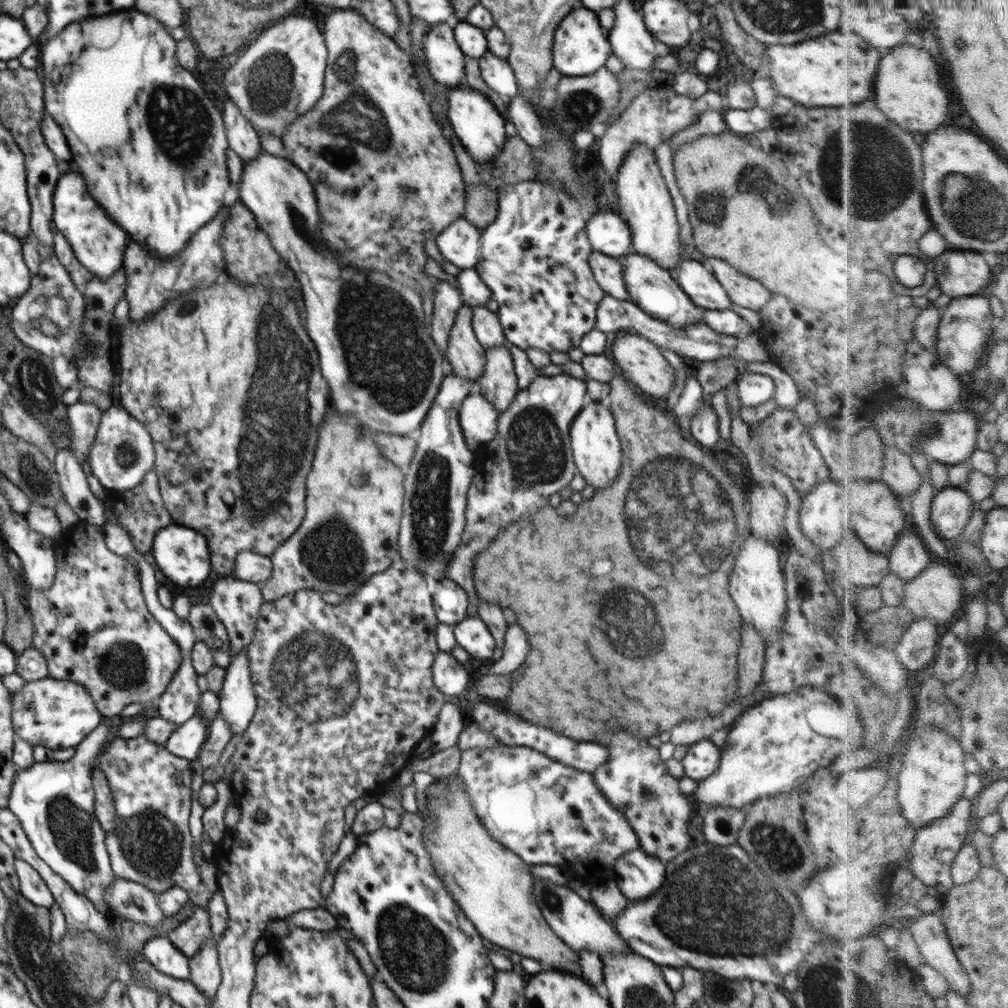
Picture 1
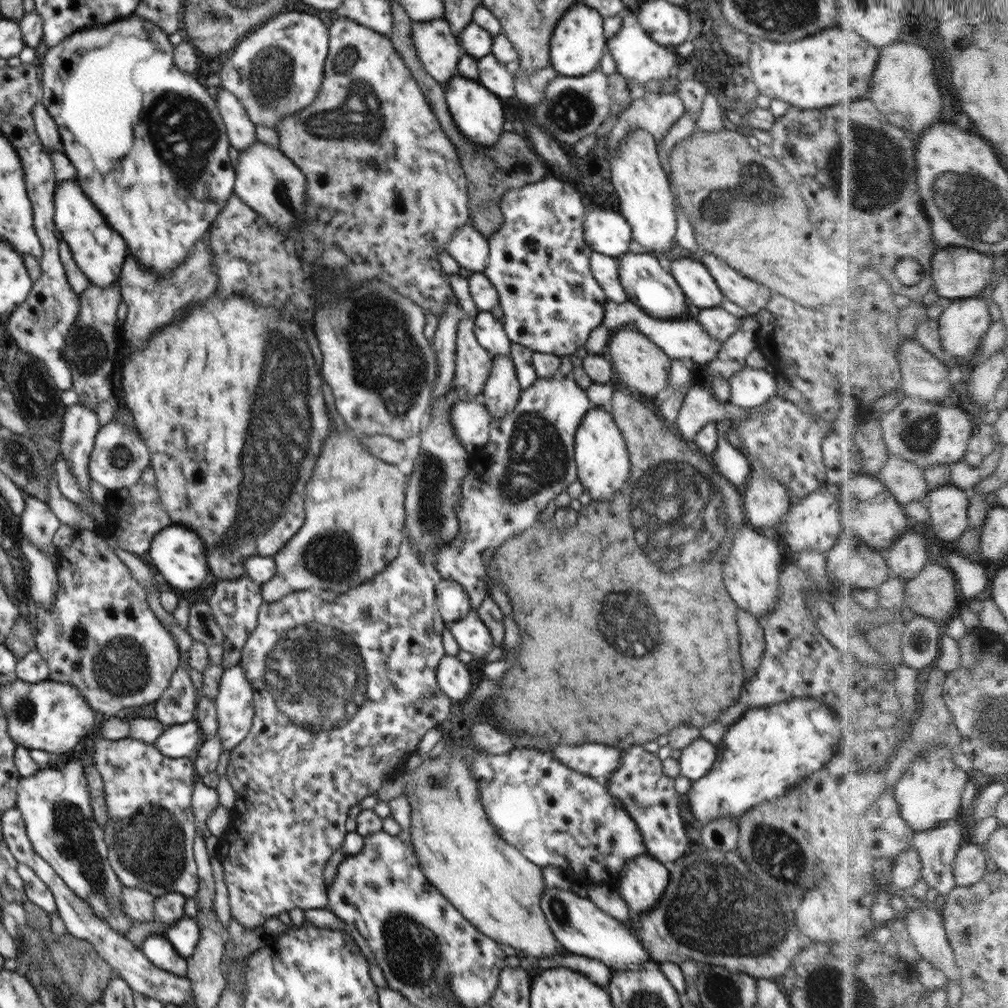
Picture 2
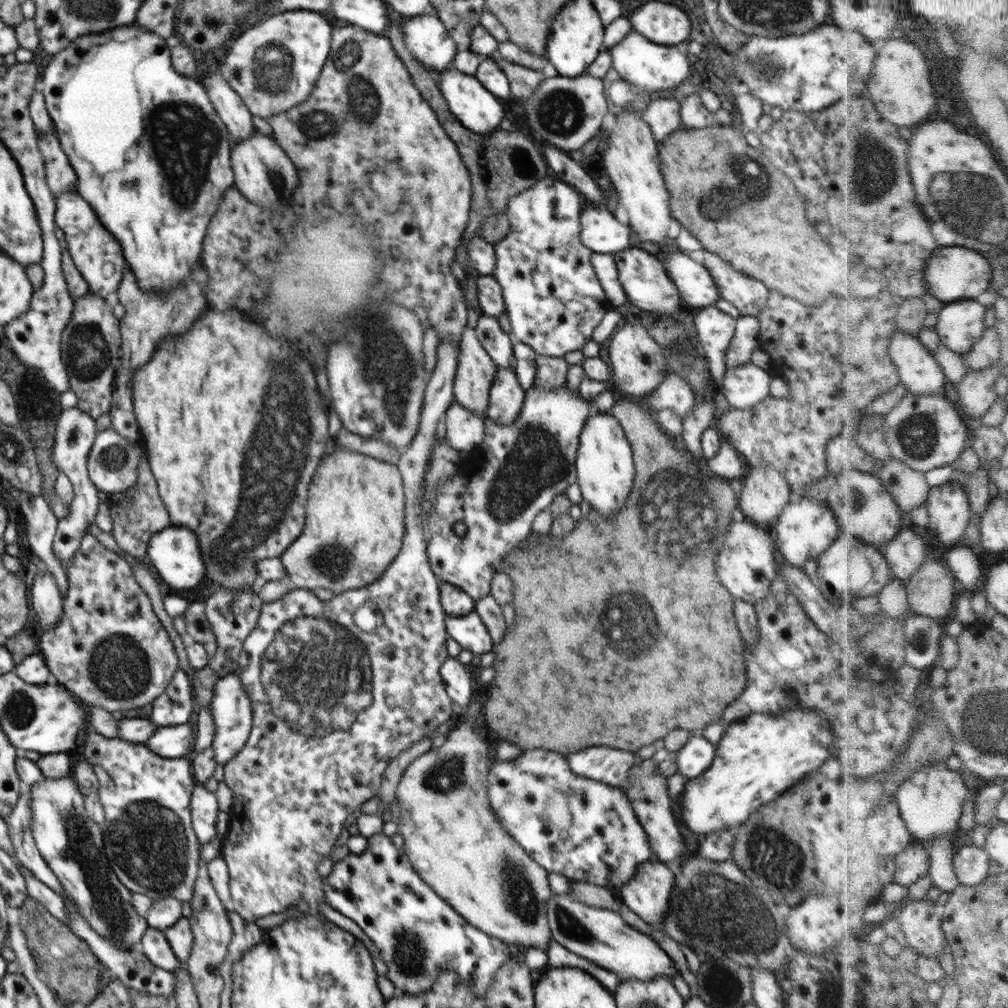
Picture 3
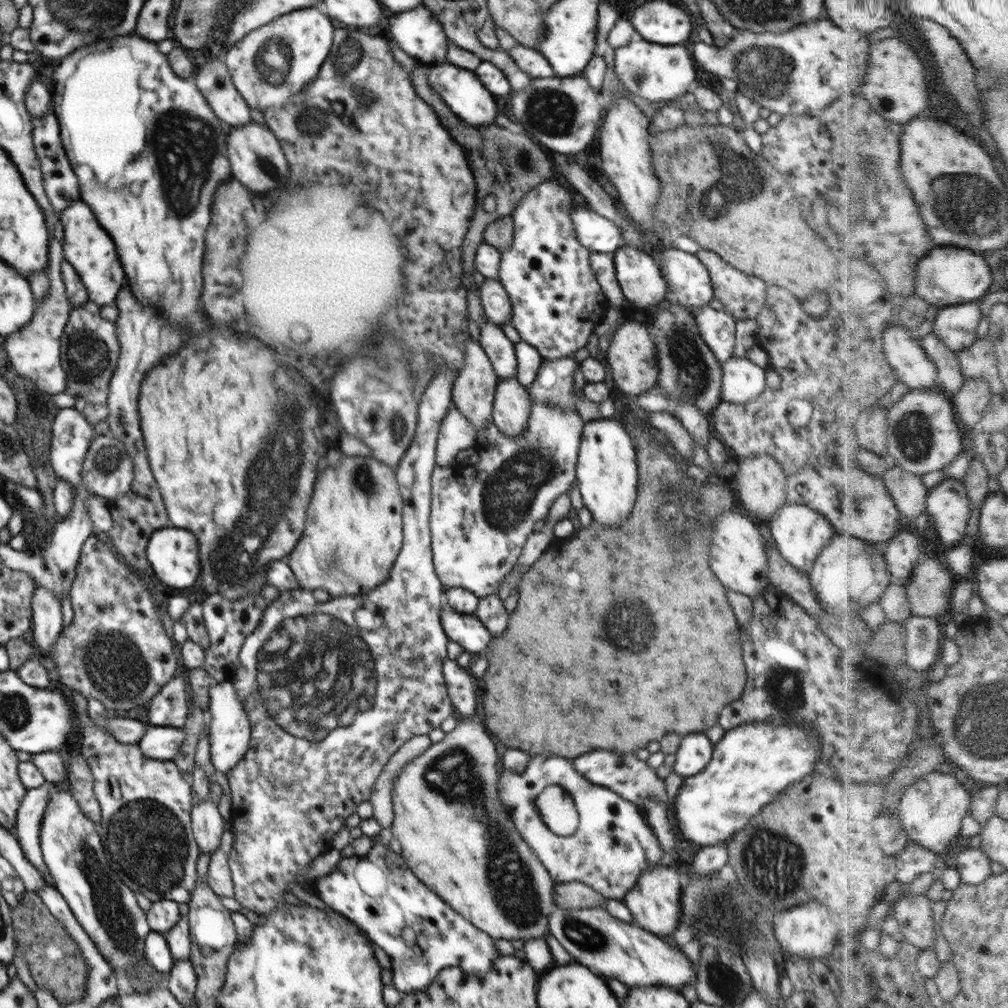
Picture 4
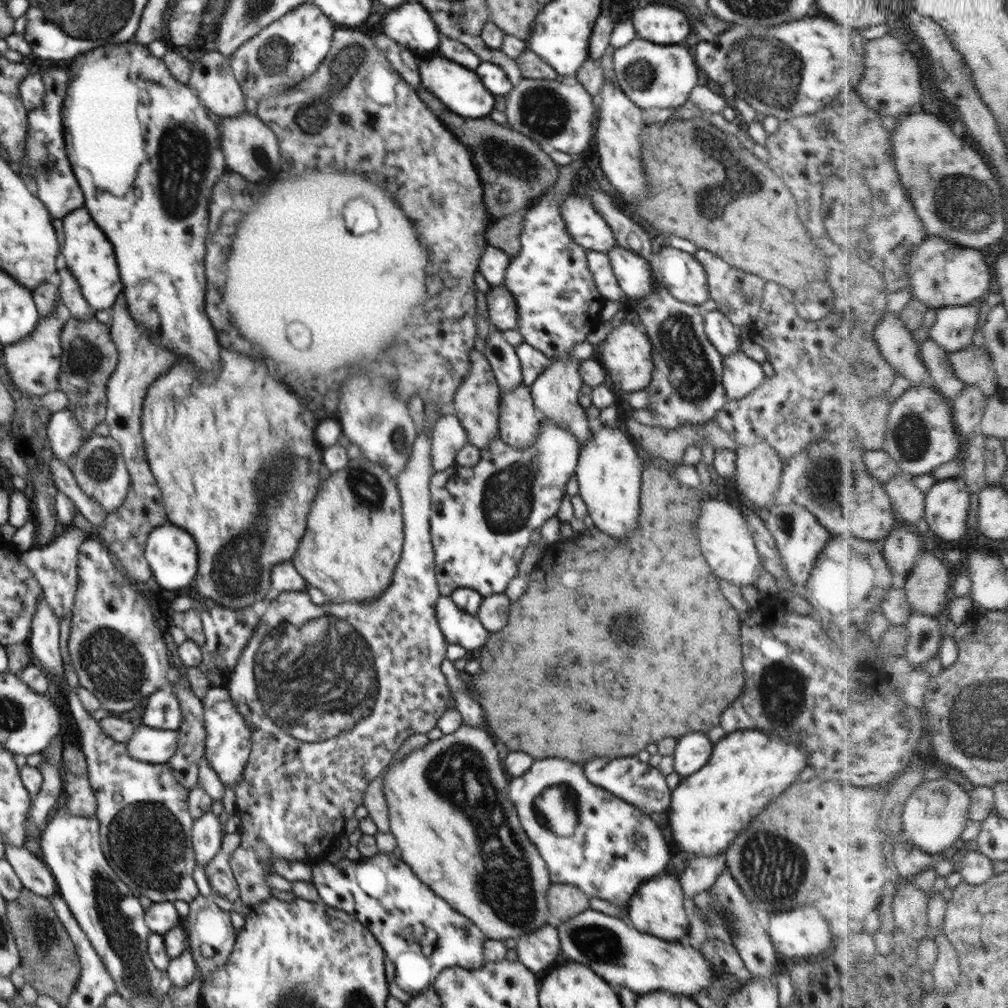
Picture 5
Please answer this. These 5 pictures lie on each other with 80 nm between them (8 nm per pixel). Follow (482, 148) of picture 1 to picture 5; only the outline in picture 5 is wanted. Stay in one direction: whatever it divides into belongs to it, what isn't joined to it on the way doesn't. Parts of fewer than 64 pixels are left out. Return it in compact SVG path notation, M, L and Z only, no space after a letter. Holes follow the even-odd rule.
M441 53L418 57L419 74L423 88L429 90L436 98L440 99L454 114L464 116L465 119L481 119L490 116L494 110L494 95L484 86L481 78L475 71L460 66L458 63L447 59Z

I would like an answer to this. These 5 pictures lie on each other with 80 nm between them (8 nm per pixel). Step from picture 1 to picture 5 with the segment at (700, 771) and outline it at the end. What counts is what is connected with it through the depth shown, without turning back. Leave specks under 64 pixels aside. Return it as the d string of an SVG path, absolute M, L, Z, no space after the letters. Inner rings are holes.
M690 732L678 740L674 756L674 772L681 777L687 777L698 772L710 760L713 742L706 738L706 734Z

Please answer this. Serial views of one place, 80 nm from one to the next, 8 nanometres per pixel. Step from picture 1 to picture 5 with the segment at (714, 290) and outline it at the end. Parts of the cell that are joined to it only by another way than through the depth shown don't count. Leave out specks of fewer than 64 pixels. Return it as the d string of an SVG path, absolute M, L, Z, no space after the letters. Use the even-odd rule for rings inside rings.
M671 246L655 252L655 271L657 279L680 302L699 306L710 299L706 271L690 253Z

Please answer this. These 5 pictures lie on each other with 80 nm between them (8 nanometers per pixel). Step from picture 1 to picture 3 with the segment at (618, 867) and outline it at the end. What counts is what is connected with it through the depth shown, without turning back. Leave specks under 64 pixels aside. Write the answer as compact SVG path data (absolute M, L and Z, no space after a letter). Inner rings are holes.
M658 858L638 865L634 876L618 891L620 901L644 922L661 924L670 909L670 893L675 888L675 874Z

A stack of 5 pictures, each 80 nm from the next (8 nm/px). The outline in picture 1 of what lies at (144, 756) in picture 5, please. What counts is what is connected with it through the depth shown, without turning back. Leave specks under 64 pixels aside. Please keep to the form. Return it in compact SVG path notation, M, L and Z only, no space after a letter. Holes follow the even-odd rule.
M197 714L178 725L163 745L172 755L192 762L198 758L197 754L202 750L207 733L208 724Z

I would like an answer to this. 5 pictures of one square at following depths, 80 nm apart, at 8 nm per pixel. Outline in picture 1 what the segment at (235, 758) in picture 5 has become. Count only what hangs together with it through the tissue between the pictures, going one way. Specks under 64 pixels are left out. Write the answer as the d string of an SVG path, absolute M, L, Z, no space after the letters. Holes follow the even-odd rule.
M244 648L225 668L226 675L218 695L219 712L229 722L232 736L242 734L248 728L259 705L249 666L248 650Z

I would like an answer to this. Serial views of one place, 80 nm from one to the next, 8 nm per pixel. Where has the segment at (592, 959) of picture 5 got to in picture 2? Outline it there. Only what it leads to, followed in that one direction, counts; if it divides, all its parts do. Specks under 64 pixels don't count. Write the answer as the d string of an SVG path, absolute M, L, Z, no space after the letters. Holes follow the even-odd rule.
M545 887L542 897L540 897L540 906L548 921L548 926L552 929L556 940L565 948L567 952L578 954L578 956L588 956L596 958L615 970L640 970L645 962L654 961L646 947L639 942L640 939L633 935L633 932L625 923L616 920L613 916L600 910L592 901L587 898L581 898L570 890L560 890L560 888Z

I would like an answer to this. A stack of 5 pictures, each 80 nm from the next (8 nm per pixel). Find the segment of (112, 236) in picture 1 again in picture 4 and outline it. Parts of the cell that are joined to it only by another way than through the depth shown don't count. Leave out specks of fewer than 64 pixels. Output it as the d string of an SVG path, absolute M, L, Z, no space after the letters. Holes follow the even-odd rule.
M82 200L70 203L59 217L64 229L63 251L65 260L74 267L82 280L89 300L100 307L115 302L125 281L124 269L110 235L99 225L92 210Z

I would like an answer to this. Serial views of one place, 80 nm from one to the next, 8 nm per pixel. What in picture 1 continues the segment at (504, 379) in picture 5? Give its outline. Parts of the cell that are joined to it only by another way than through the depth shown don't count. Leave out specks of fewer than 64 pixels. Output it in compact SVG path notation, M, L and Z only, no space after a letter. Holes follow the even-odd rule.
M474 306L472 326L478 342L484 348L502 346L506 340L499 316L485 306Z

